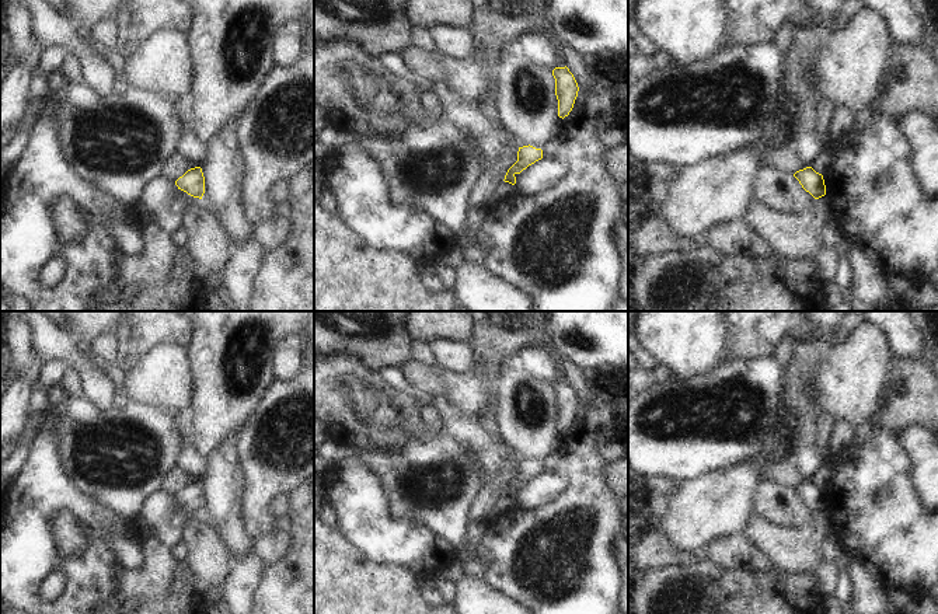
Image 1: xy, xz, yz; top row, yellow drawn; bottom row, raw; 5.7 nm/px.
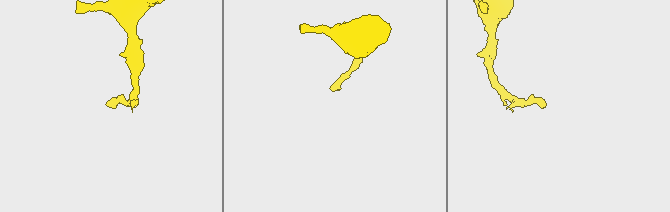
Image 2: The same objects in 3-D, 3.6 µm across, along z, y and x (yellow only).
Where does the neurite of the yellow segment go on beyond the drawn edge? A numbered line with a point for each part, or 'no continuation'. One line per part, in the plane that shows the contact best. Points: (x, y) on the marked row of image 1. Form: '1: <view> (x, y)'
no continuation

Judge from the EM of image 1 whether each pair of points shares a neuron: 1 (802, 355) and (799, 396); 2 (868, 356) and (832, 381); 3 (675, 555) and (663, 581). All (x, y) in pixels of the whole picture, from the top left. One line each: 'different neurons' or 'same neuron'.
1: same neuron
2: same neuron
3: different neurons

